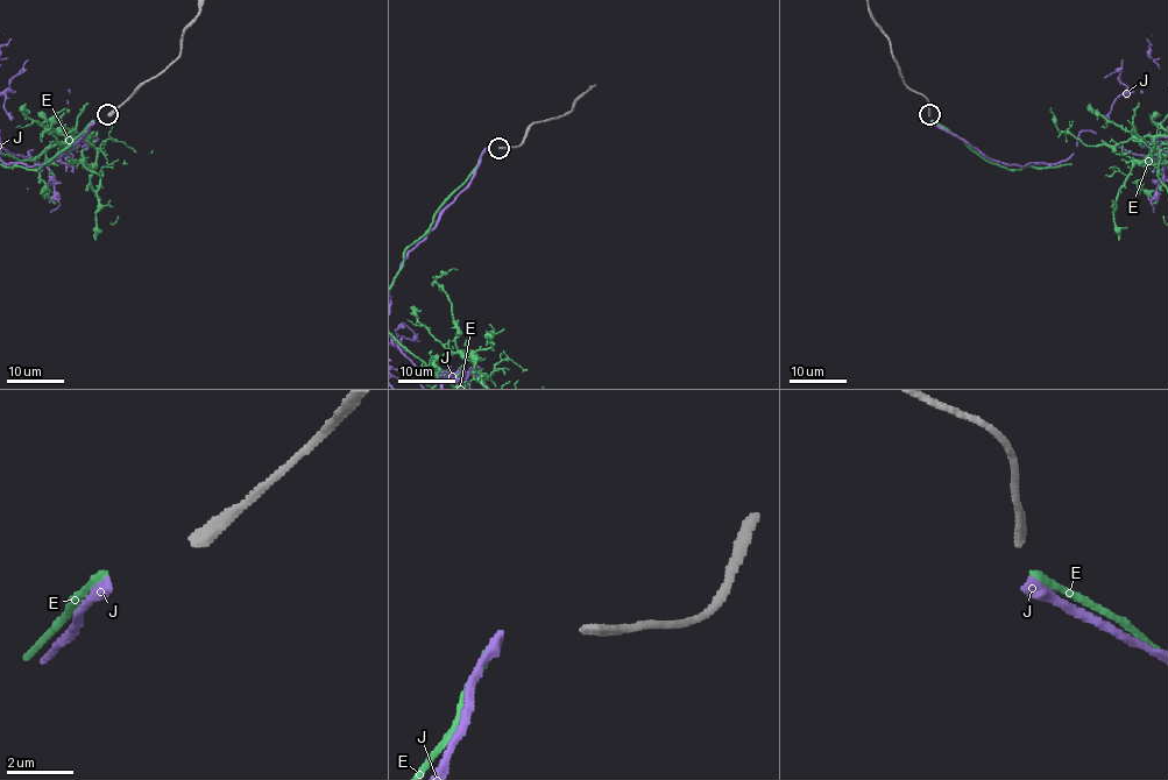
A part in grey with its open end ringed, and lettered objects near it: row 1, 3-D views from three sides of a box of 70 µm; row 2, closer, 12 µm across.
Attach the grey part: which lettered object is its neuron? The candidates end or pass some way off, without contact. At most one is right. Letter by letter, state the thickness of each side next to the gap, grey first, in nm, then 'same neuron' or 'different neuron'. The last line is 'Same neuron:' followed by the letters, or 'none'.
E: 360/280 nm | different neuron
J: 360/320 nm | same neuron
Same neuron: J

